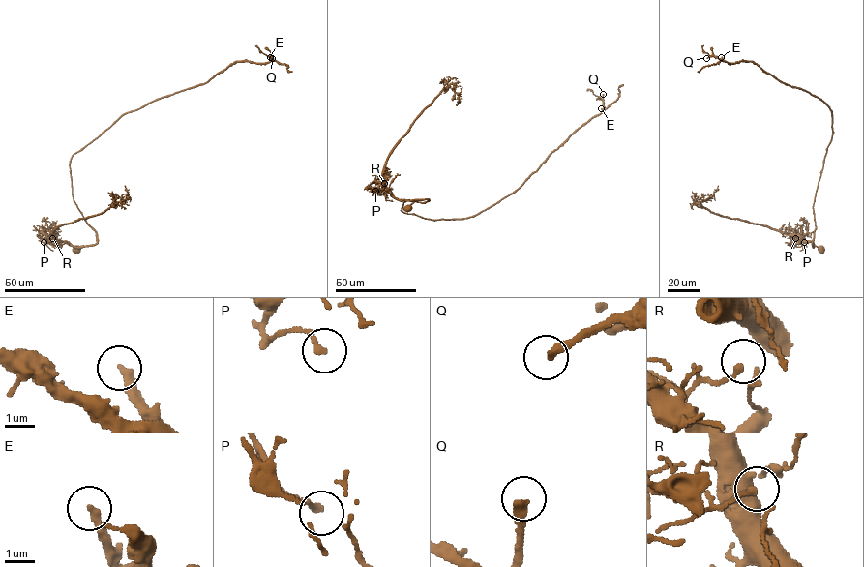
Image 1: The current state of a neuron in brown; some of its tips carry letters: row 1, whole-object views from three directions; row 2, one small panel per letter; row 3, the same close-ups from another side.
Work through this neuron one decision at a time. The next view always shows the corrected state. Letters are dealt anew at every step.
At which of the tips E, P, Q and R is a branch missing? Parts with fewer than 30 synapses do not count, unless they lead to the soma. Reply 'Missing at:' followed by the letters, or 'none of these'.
Missing at: Q

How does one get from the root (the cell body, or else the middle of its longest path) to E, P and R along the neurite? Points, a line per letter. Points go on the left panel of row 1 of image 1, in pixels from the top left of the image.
E: (76, 249), (97, 238), (74, 199), (74, 154), (126, 113), (203, 84), (235, 62), (268, 63), (270, 57)
P: (76, 249), (83, 246), (70, 246), (62, 240), (49, 244), (41, 239), (44, 242)
R: (76, 249), (83, 246), (70, 246), (62, 240), (51, 242), (52, 238)

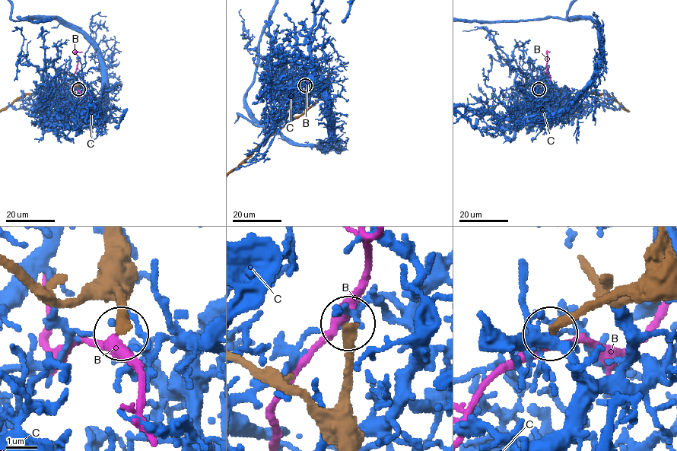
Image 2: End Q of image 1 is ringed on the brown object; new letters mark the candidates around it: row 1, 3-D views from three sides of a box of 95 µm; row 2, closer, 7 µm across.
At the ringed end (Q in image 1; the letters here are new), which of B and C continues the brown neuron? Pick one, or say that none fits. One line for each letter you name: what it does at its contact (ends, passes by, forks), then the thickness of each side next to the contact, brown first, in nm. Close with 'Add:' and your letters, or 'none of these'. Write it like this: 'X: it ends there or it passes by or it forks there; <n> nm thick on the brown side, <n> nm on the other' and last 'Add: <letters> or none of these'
Add: none of these

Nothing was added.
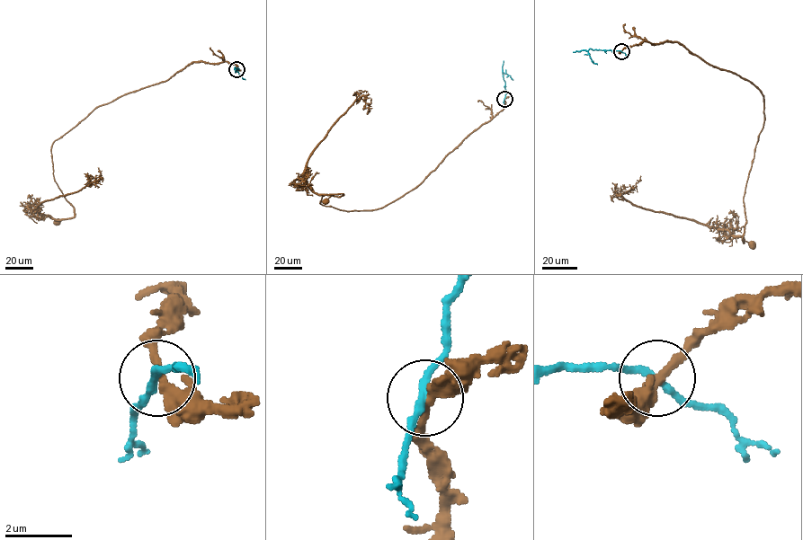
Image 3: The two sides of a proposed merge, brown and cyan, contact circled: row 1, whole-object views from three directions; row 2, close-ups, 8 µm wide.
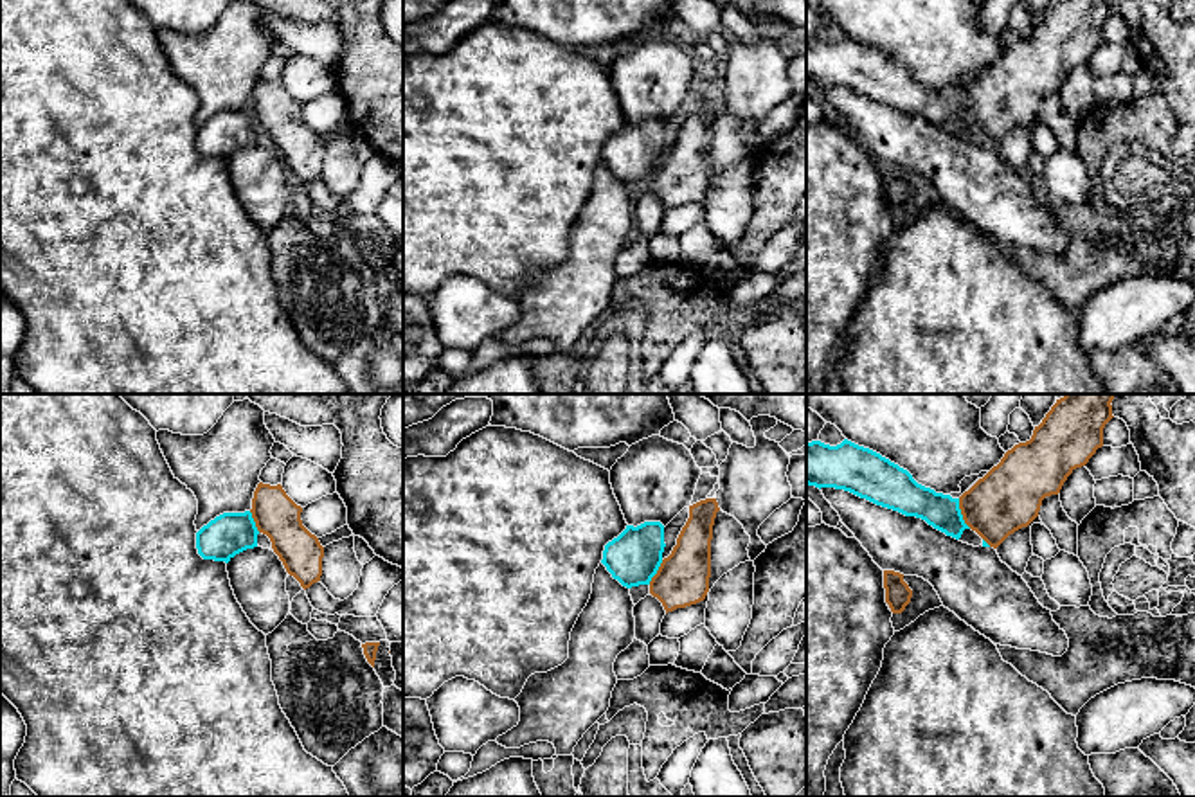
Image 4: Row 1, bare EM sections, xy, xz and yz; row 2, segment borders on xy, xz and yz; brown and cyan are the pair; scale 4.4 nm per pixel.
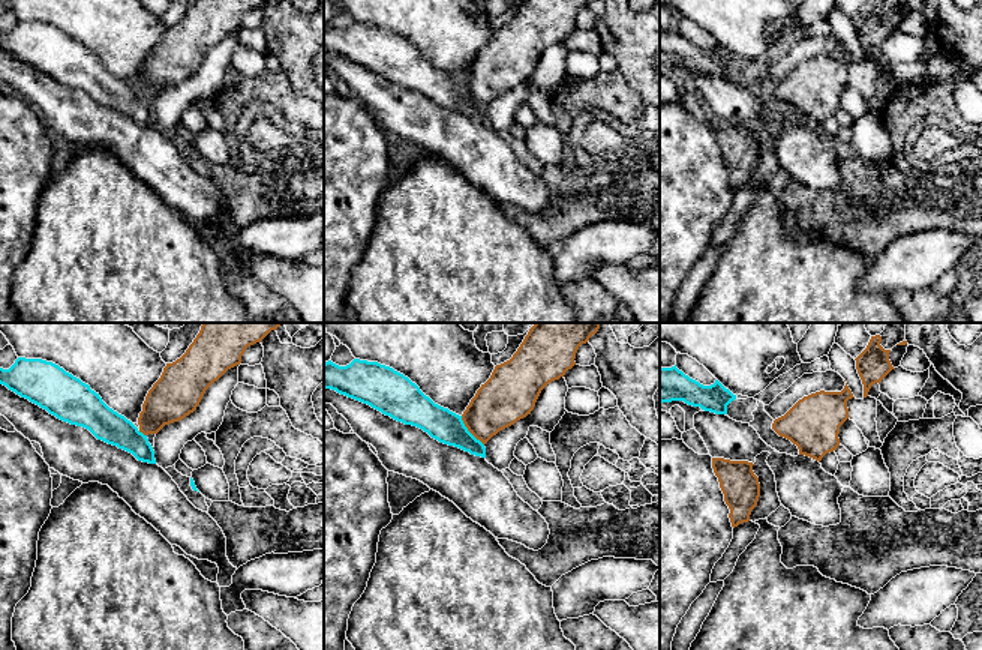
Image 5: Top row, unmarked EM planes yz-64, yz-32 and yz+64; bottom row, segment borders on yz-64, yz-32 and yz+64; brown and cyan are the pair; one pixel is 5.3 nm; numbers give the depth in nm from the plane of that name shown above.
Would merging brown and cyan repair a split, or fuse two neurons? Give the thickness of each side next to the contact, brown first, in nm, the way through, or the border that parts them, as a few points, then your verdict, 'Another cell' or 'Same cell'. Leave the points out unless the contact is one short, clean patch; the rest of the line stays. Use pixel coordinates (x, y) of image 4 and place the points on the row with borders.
Thickness 300 nm (brown) against 160 nm. Boundary: yz (958, 499), (961, 519), (970, 528). Another cell

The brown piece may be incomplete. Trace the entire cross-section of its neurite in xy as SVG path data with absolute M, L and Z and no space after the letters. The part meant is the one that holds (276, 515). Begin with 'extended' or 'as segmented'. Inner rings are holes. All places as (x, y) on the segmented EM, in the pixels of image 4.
as segmented; M259 482L252 498L252 518L259 533L272 542L274 552L286 572L306 590L320 581L324 547L301 520L302 507L297 506L281 484Z

